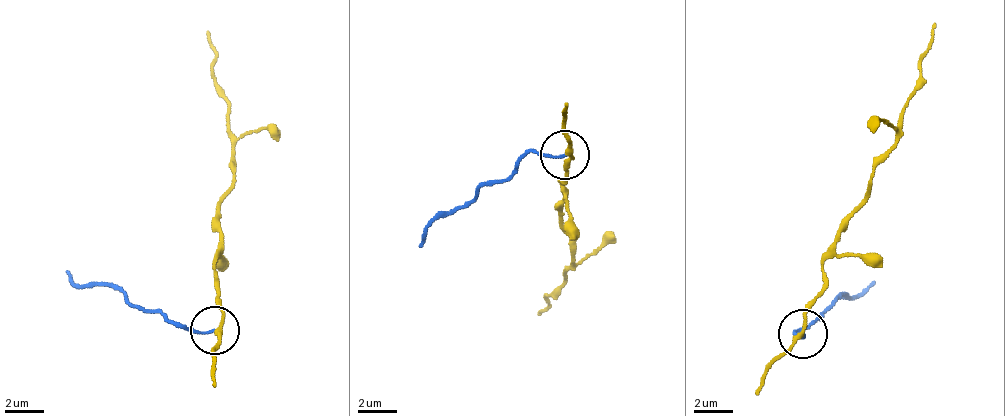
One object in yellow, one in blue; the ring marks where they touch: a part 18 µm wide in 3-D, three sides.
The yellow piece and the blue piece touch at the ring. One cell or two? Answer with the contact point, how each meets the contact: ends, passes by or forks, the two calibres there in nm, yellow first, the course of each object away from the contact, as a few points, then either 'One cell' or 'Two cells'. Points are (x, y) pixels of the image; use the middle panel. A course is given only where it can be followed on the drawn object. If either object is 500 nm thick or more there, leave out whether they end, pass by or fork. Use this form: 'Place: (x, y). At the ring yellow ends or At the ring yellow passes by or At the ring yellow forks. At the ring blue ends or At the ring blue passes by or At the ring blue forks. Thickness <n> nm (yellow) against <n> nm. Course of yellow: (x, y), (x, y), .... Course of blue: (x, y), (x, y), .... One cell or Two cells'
Place: (565, 155). At the ring yellow passes by. At the ring blue ends. Thickness 200 nm (yellow) against 110 nm. Course of yellow: (566, 154), (566, 177), (557, 180), (566, 229), (572, 237), (569, 263), (565, 277), (537, 313). Course of blue: (566, 154), (527, 153), (506, 179), (491, 179), (464, 205), (444, 210), (429, 225), (418, 245). Two cells

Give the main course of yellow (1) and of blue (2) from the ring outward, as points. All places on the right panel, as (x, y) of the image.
1: (801, 332), (807, 303), (821, 288), (821, 255), (866, 195), (872, 165), (896, 141), (933, 21)
2: (801, 332), (842, 295), (855, 296), (873, 282)

